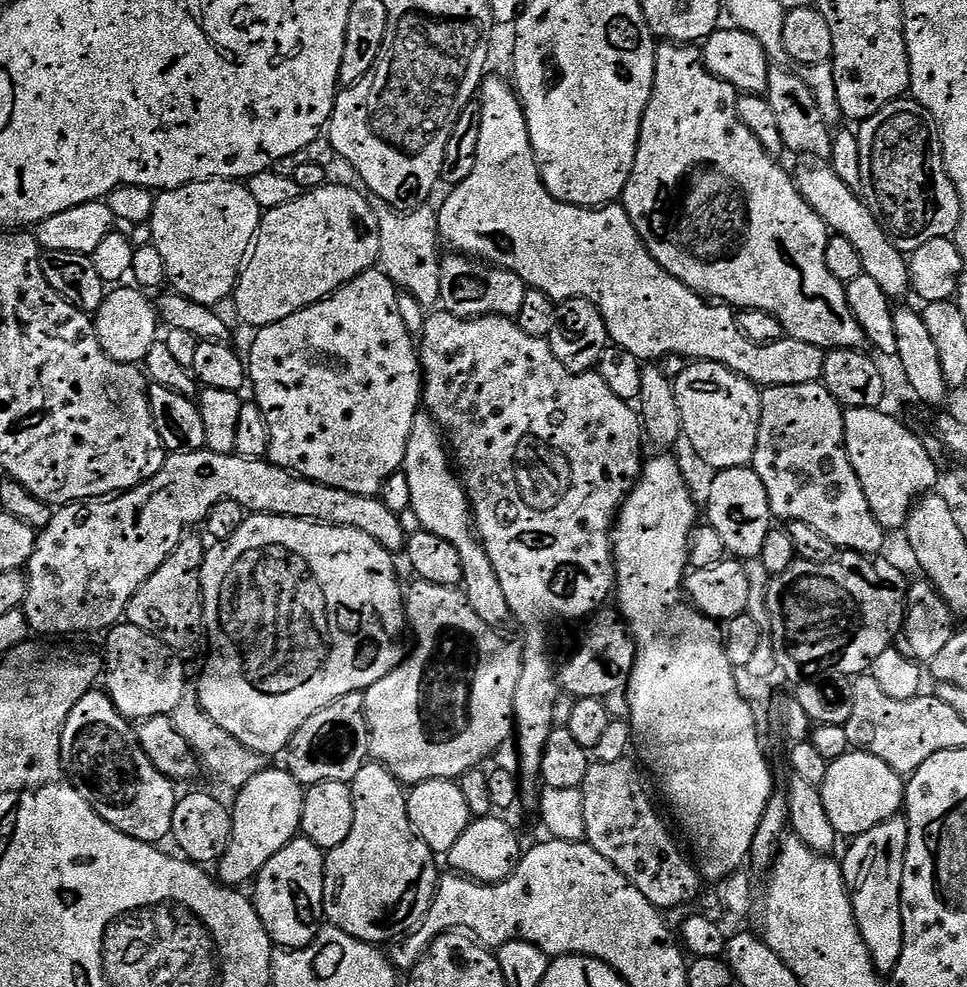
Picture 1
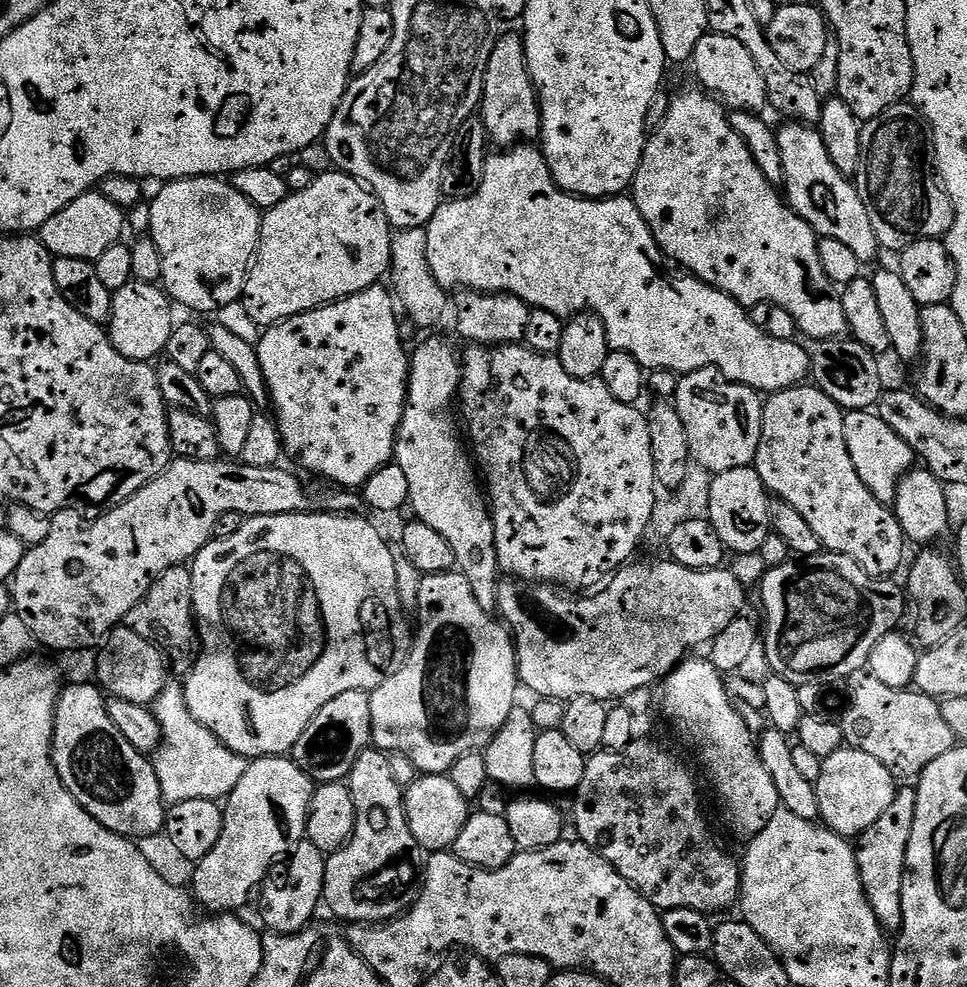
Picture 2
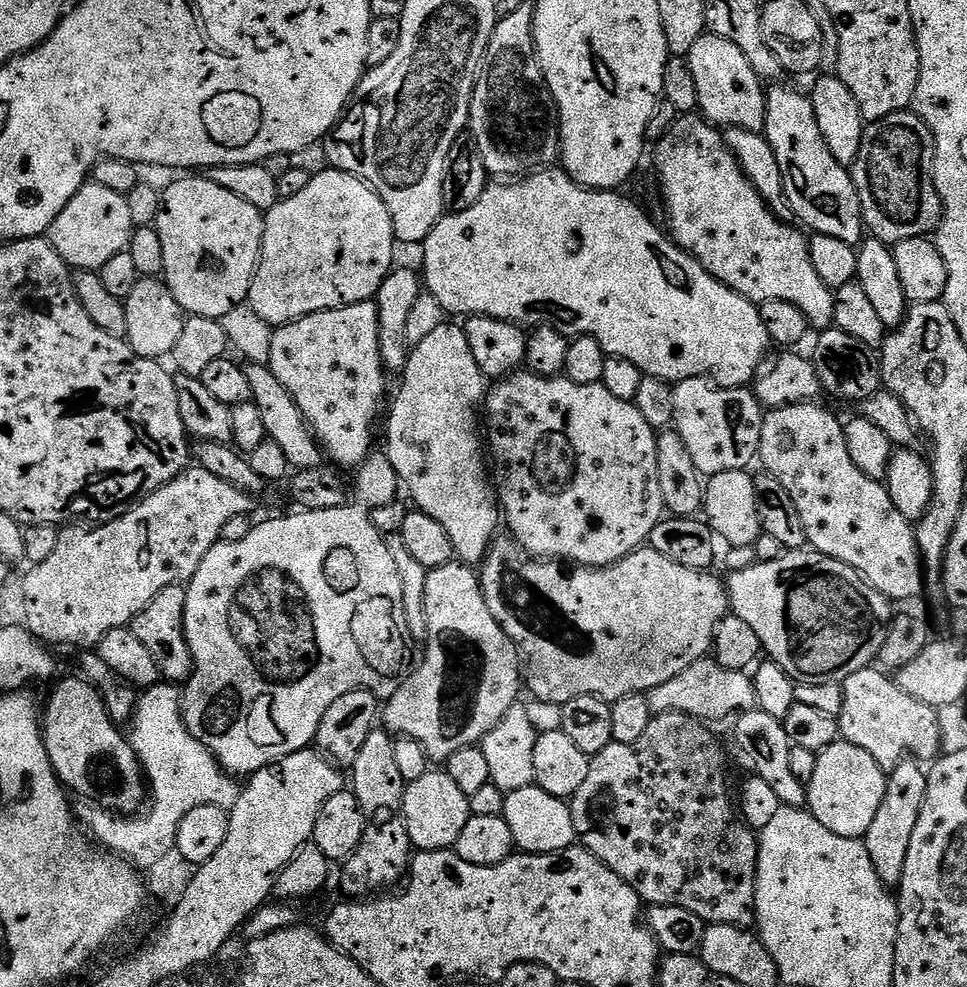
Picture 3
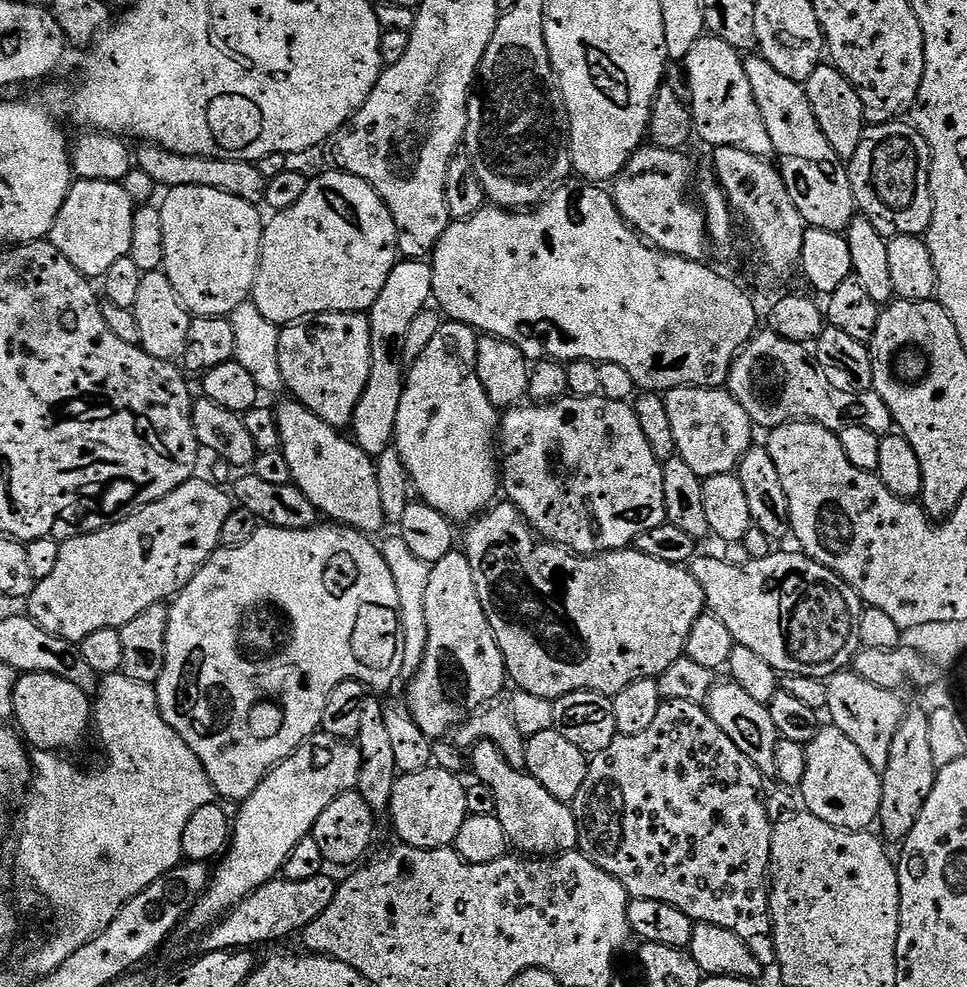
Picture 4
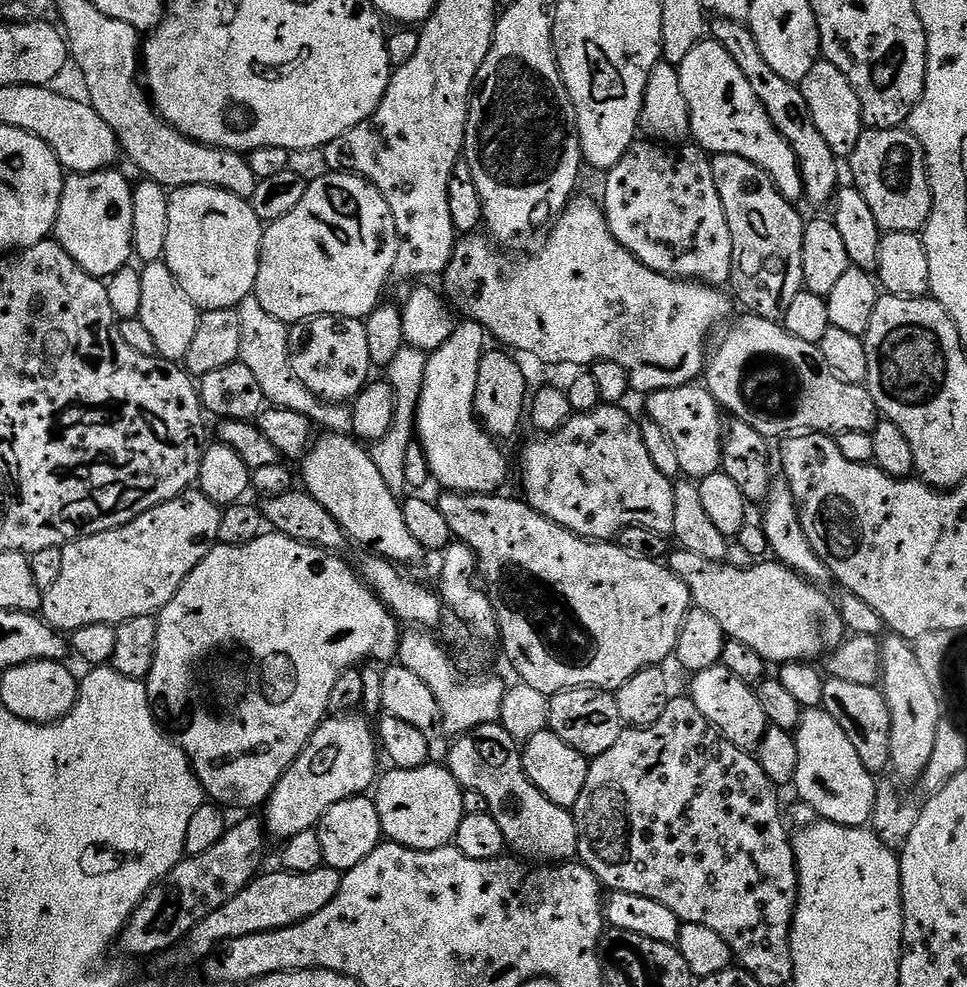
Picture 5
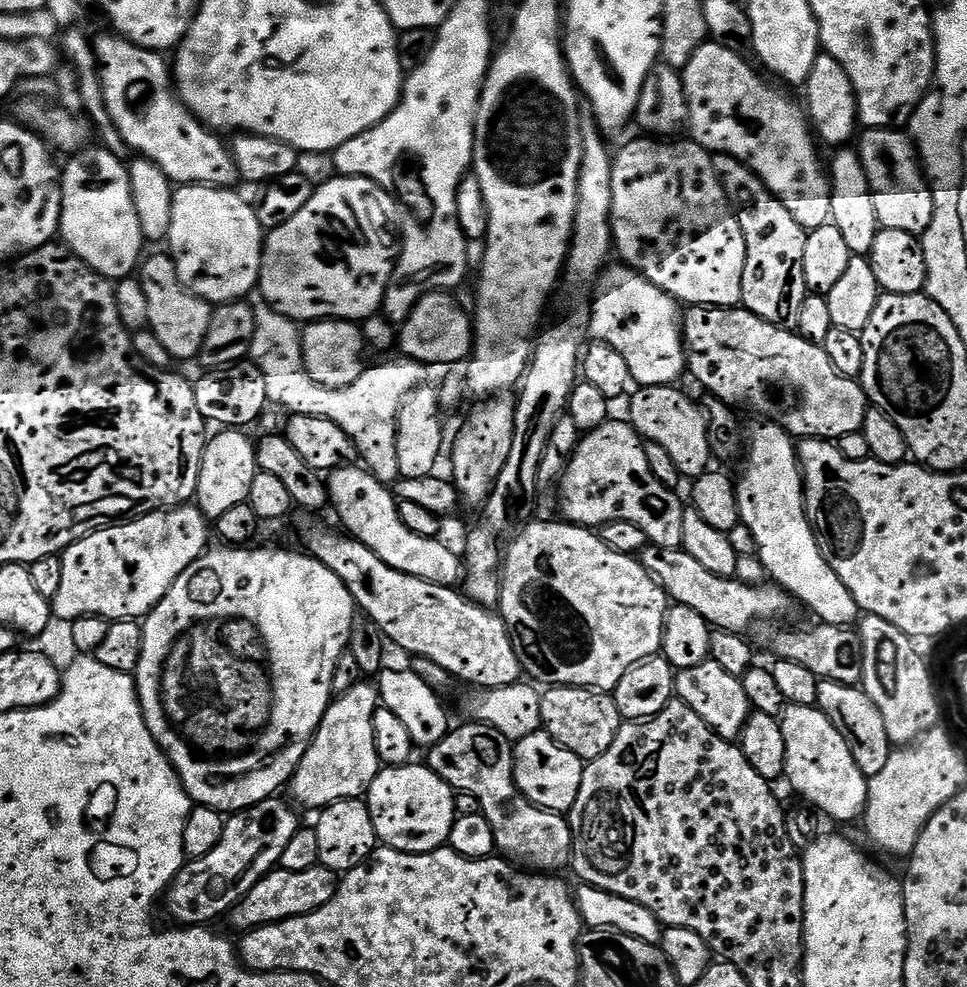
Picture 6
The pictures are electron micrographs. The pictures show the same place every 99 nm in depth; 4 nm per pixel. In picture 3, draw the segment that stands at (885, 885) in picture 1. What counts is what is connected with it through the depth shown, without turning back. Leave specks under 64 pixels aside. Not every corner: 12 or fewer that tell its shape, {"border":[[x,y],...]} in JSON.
{"border":[[905,758],[887,773],[862,838],[878,878],[900,883],[926,802],[928,772]]}

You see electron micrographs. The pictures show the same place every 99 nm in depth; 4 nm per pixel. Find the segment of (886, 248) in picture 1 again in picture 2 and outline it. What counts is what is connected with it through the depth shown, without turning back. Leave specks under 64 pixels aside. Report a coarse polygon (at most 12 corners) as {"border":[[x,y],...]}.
{"border":[[815,127],[776,133],[783,195],[868,266],[882,249]]}

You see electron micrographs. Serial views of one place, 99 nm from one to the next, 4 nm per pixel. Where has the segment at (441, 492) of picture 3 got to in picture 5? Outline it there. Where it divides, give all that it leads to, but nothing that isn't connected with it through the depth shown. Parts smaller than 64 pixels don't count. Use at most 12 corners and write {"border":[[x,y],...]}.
{"border":[[486,333],[427,353],[415,435],[441,489],[496,494],[508,460],[476,417]]}

